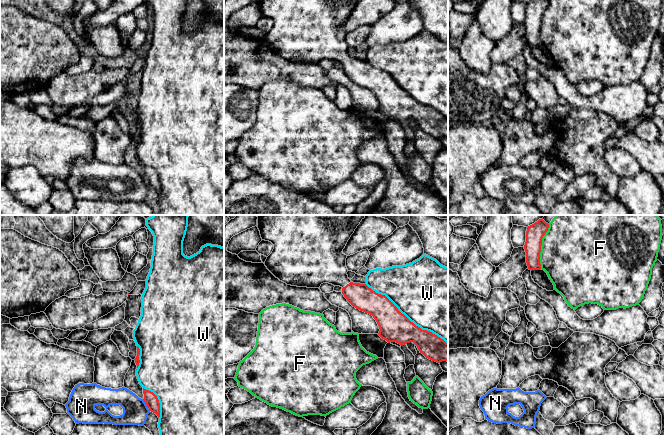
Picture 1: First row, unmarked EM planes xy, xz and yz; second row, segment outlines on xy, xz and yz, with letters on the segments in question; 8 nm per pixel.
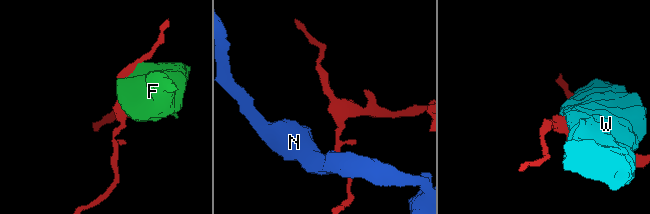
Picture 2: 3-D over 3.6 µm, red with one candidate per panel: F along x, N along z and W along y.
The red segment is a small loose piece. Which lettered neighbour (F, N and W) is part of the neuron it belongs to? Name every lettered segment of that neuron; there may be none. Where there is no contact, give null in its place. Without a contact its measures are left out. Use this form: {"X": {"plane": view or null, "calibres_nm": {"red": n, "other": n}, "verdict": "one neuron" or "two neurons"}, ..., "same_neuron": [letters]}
{"F": {"plane": "yz", "calibres_nm": {"red": 140, "other": 480}, "verdict": "two neurons"}, "N": {"plane": "xy", "calibres_nm": {"red": 110, "other": 200}, "verdict": "two neurons"}, "W": {"plane": "xz", "calibres_nm": {"red": 240, "other": 500}, "verdict": "two neurons"}, "same_neuron": []}

